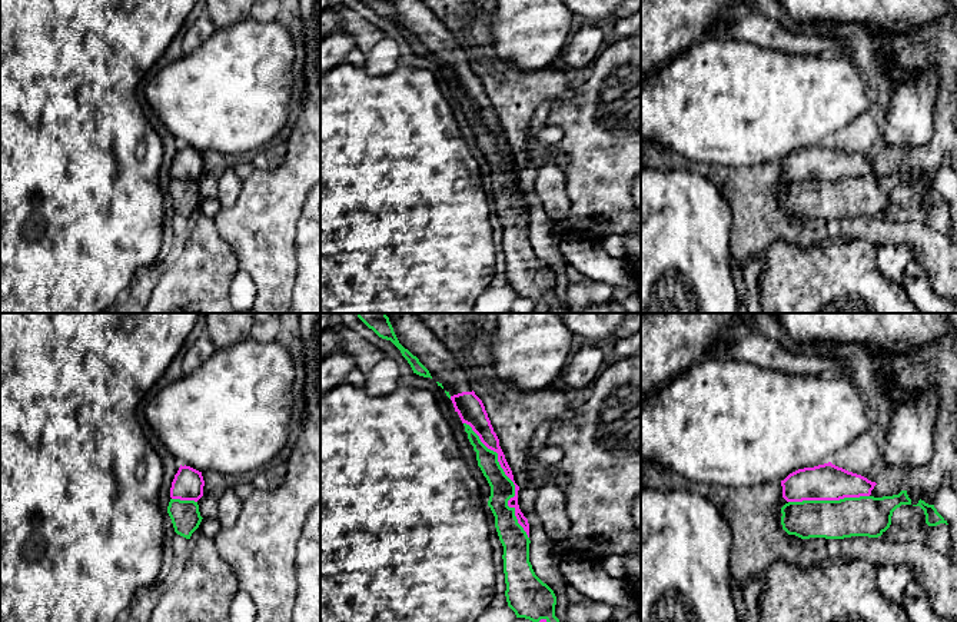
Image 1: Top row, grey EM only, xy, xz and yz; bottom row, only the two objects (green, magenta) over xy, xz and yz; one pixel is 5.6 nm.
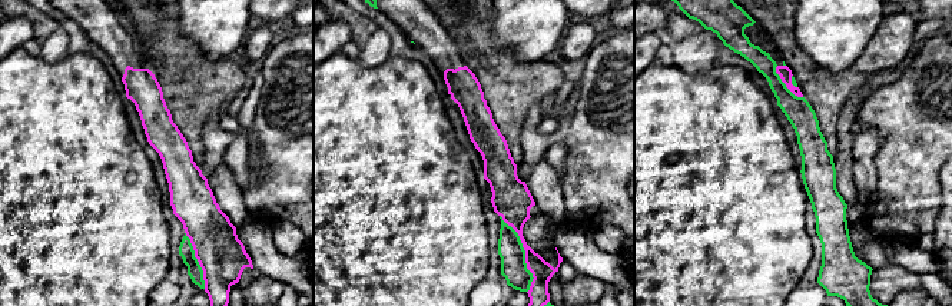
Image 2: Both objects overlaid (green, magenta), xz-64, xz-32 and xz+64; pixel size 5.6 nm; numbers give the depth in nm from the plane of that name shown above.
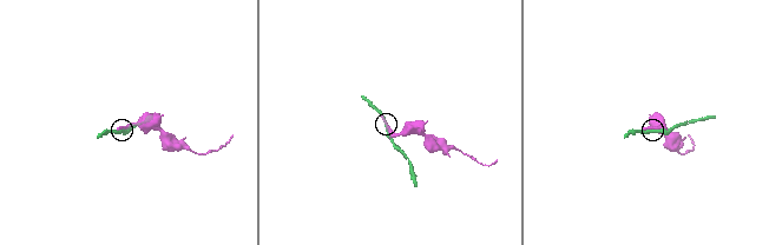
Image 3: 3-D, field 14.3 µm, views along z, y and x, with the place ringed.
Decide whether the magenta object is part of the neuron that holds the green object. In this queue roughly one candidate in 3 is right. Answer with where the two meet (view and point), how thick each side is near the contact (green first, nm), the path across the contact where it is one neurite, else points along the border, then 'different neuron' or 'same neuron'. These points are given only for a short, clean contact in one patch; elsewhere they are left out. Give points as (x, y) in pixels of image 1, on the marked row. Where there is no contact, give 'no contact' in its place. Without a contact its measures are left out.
meets green in xz at (509, 479); 140 nm thick on the green side, 90 nm on the other; different neuron

